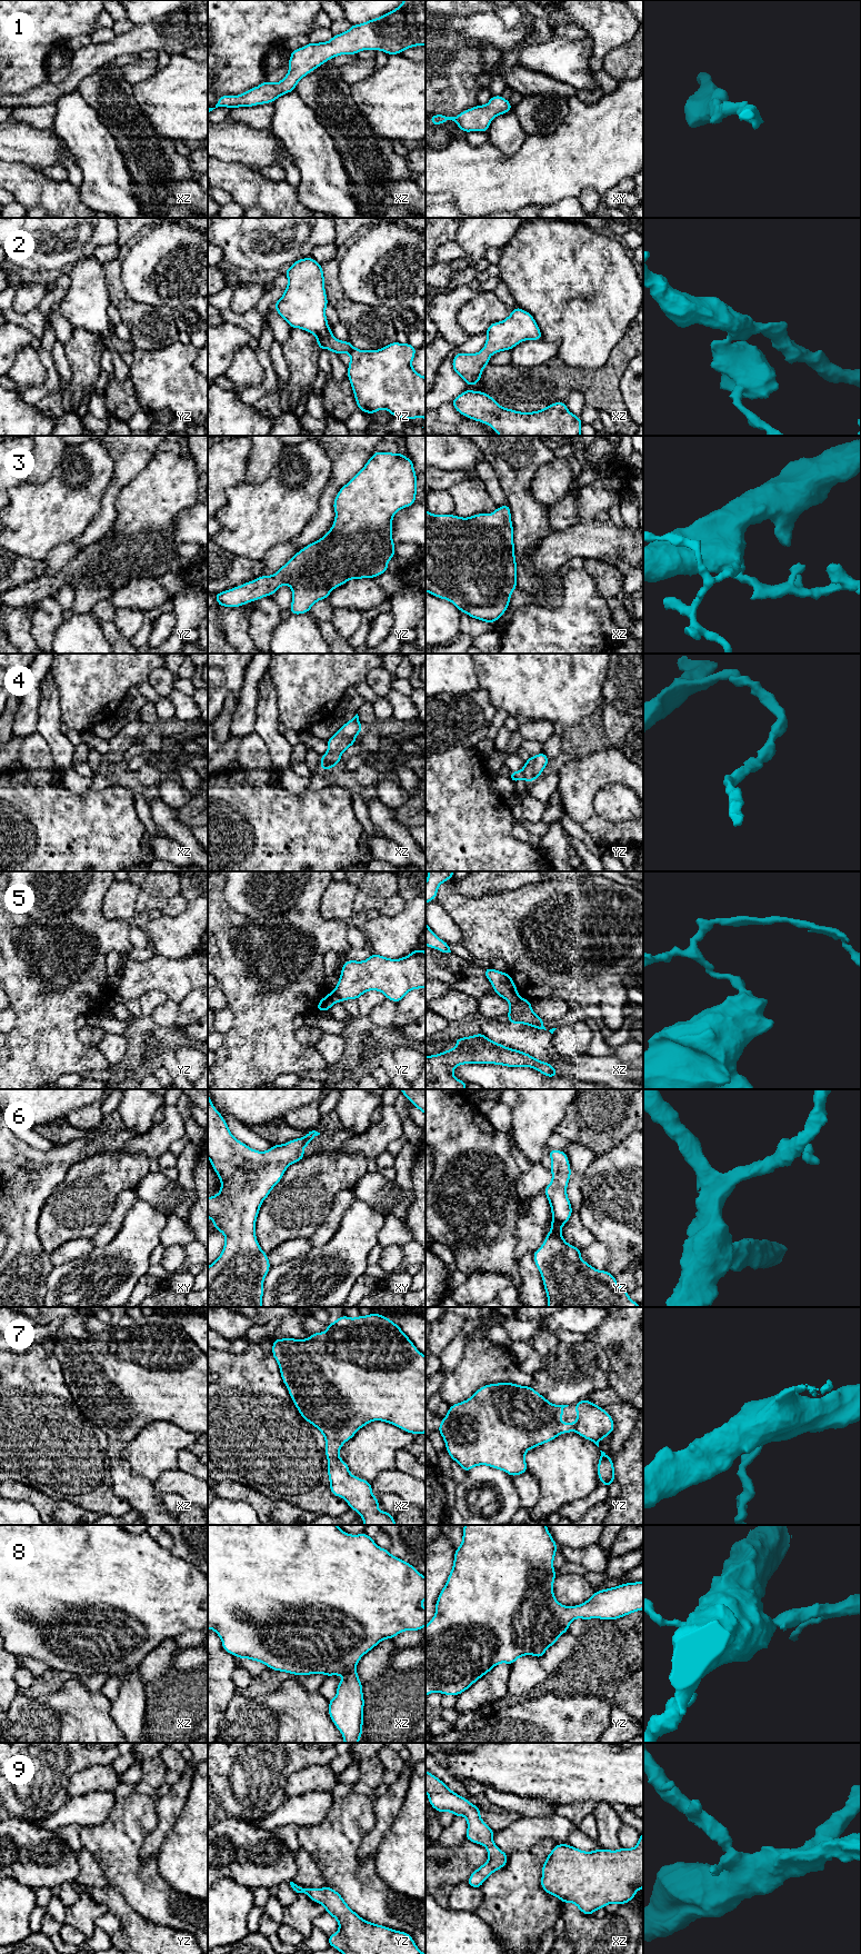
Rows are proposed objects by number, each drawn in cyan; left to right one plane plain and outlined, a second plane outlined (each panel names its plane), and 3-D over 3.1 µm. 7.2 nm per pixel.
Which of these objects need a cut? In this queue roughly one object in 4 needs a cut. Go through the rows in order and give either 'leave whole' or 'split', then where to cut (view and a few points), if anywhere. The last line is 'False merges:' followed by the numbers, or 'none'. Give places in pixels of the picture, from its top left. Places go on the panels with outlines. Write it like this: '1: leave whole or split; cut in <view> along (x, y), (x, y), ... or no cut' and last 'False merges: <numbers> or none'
1: leave whole; no cut
2: leave whole; no cut
3: leave whole; no cut
4: leave whole; no cut
5: split; cut in xz along (521, 998), (510, 1005)
6: leave whole; no cut
7: leave whole; no cut
8: leave whole; no cut
9: leave whole; no cut
False merges: 5

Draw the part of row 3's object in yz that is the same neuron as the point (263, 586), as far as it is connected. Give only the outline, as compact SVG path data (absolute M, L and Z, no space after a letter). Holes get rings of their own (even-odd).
M376 451L364 467L337 494L333 501L336 518L330 530L319 540L306 546L298 551L274 575L260 576L241 586L214 594L218 606L228 608L240 607L266 596L273 596L277 589L289 585L293 599L289 610L292 615L309 612L319 600L328 599L332 589L340 587L351 579L372 579L388 570L388 562L394 557L394 542L392 540L392 519L397 511L410 507L416 502L417 473L411 458L406 458L402 452Z

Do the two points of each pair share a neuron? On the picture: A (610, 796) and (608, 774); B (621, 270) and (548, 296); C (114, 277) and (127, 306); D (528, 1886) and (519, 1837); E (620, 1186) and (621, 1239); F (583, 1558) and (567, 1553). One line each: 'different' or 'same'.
A: different
B: same
C: same
D: different
E: same
F: same

